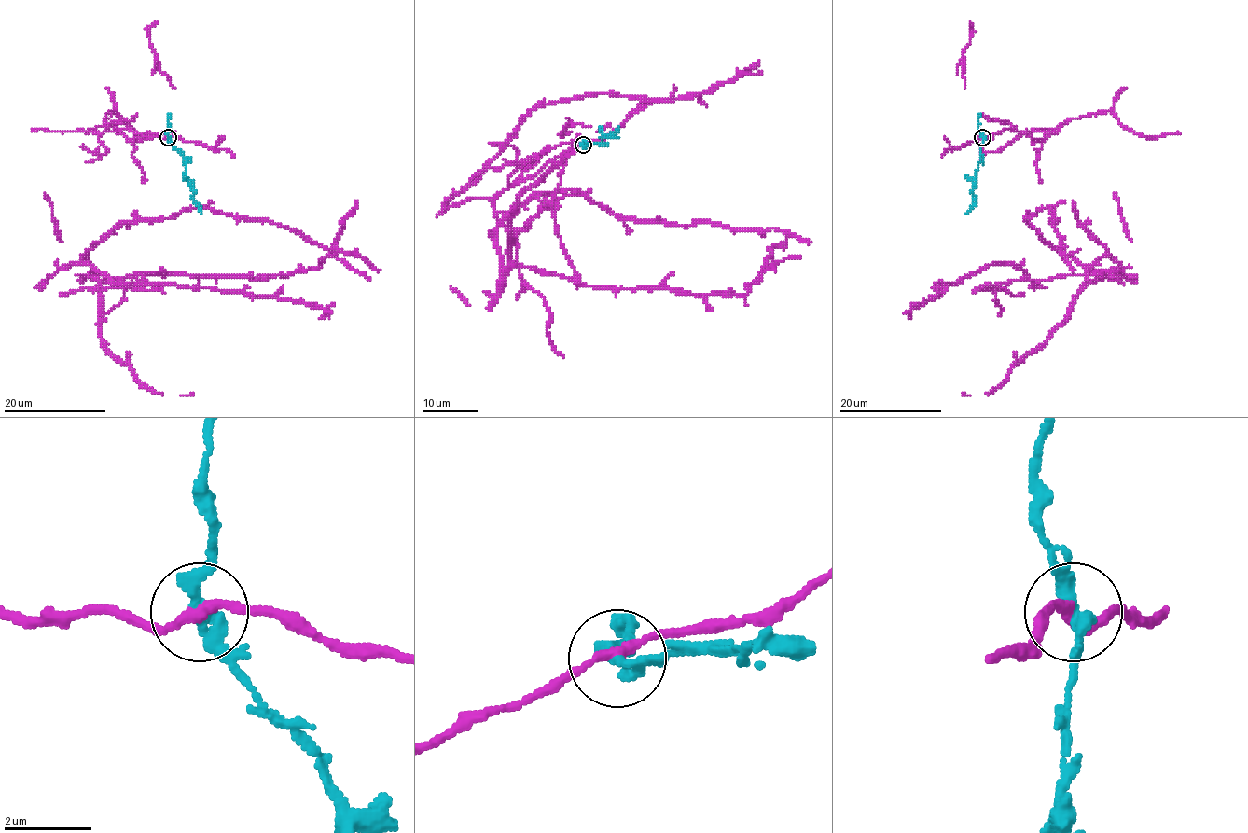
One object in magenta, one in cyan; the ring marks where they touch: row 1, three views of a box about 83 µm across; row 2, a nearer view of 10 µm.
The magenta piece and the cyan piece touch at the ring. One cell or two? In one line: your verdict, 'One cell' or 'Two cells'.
Two cells

